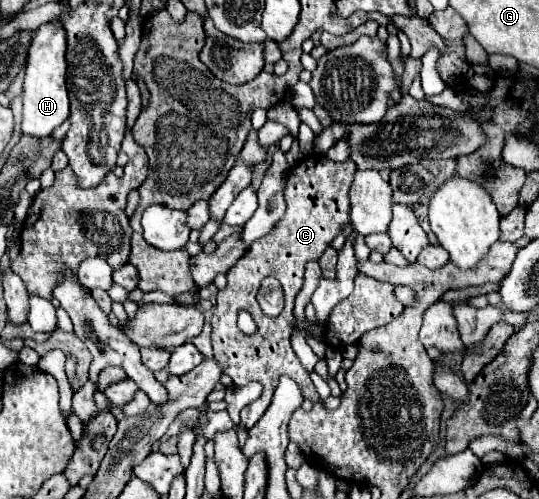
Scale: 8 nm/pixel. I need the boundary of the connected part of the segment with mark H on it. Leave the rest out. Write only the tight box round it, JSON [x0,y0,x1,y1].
[20,22,70,138]

